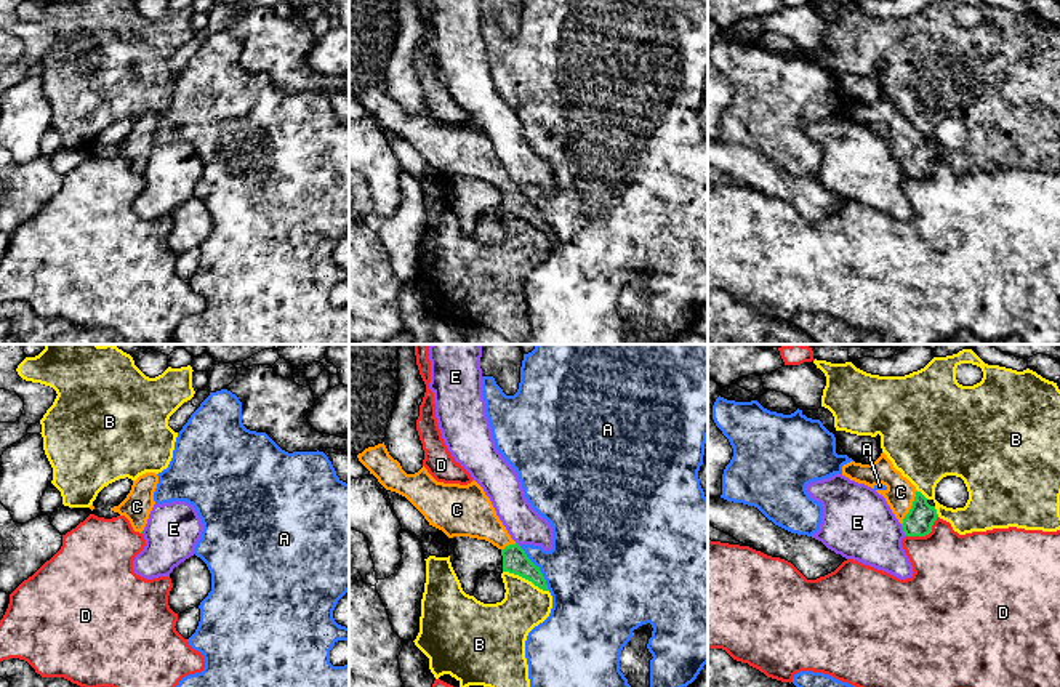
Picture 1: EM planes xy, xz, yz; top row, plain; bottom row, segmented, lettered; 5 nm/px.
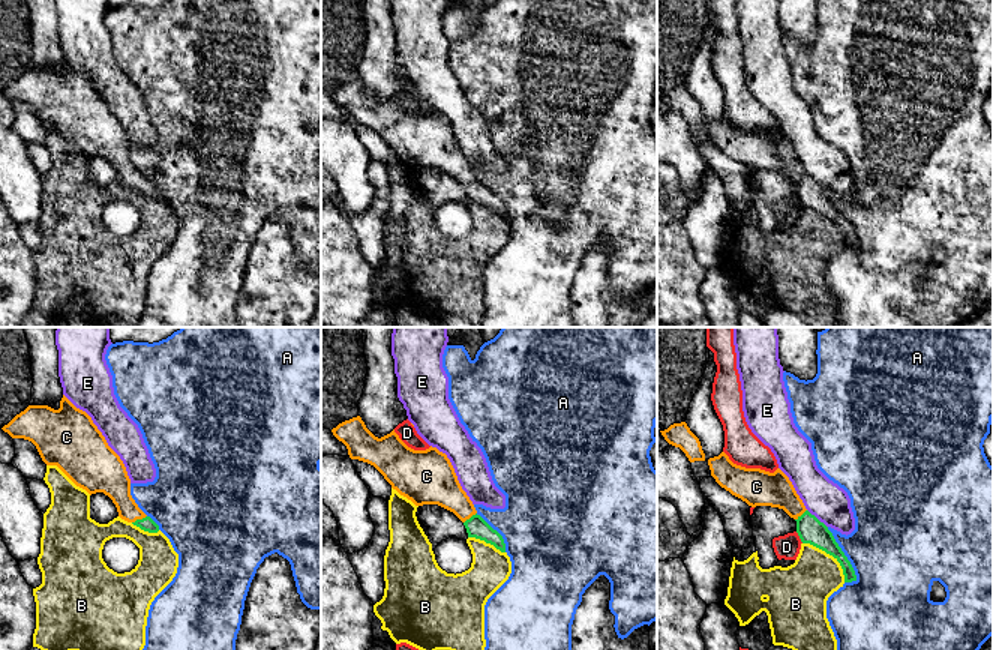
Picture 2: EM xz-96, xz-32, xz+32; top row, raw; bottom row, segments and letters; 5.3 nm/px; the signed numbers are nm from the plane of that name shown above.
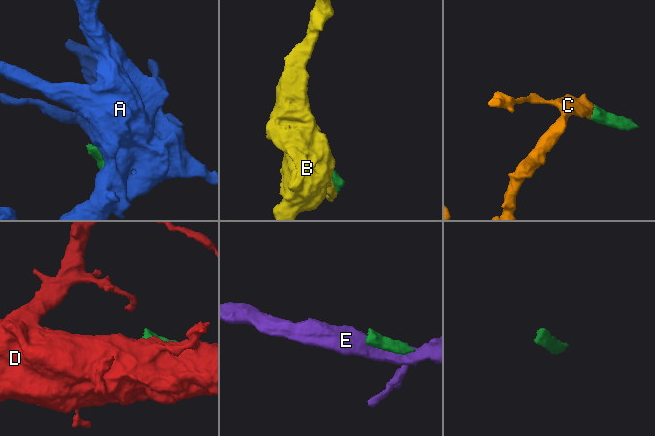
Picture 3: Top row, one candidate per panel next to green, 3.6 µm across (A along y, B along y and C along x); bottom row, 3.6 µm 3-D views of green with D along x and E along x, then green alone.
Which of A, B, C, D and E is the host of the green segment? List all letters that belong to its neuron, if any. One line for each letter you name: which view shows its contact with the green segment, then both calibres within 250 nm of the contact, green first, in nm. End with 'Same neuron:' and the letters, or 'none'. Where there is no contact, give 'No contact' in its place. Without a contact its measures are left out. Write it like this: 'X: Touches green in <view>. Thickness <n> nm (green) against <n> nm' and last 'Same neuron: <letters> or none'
C: Touches green in yz. Thickness 140 nm (green) against 150 nm
Same neuron: C

